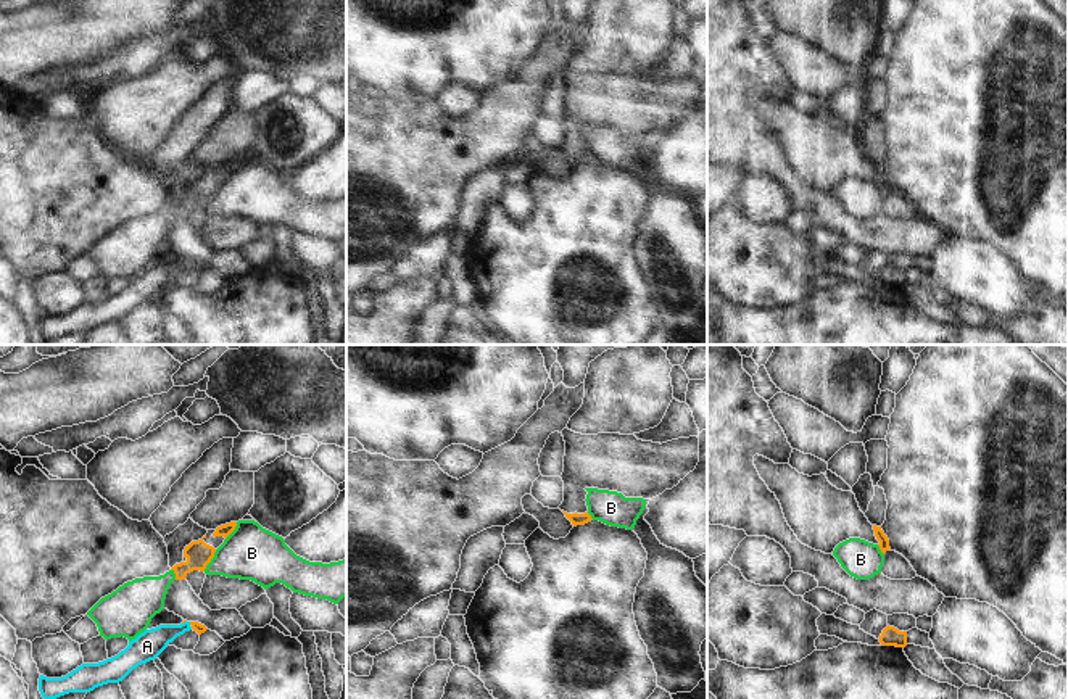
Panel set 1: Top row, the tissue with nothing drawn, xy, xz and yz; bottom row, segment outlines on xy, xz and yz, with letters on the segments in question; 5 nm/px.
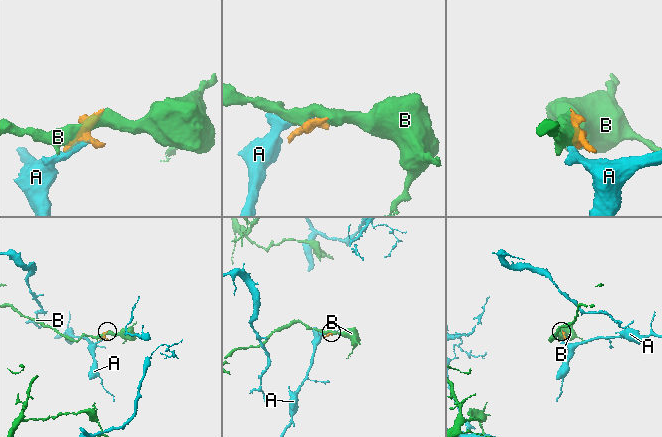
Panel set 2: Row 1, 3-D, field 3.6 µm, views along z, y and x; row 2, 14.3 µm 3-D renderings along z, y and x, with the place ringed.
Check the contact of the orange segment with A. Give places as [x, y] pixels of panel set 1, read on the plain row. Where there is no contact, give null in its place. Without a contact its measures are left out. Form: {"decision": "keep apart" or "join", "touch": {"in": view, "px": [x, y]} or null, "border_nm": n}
{"decision": "keep apart", "touch": {"in": "xy", "px": [184, 260]}, "border_nm": 30}

